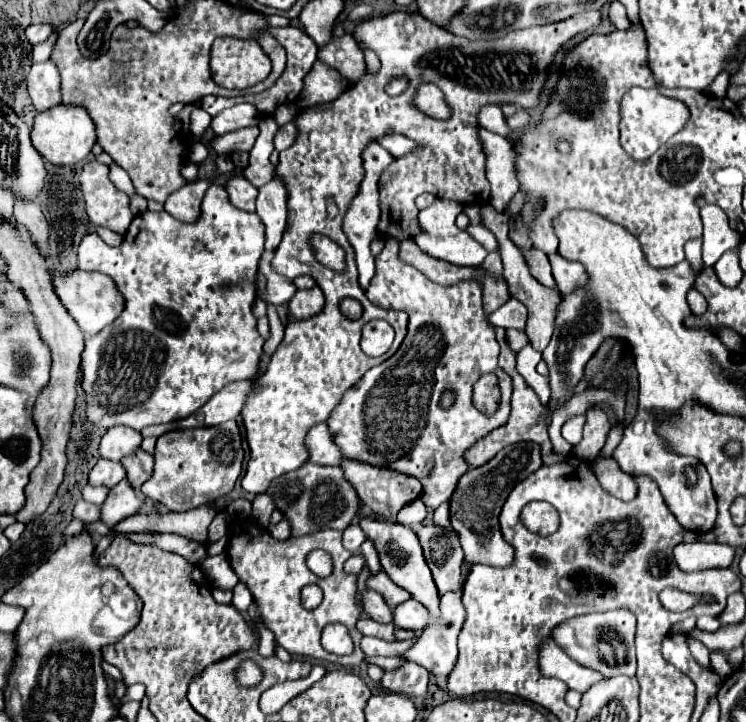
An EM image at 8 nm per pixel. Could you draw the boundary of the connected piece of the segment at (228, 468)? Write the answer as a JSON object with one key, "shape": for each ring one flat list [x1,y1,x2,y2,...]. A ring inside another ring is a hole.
{"shape":[[235,420,223,422,221,426,167,432,157,438,153,452,155,470,153,476,141,486,141,492,173,512,183,512,205,502,213,502,233,490,239,472,243,470,245,450,241,442,241,432]]}

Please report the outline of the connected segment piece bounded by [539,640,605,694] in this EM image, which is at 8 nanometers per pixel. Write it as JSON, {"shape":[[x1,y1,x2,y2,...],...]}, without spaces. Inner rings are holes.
{"shape":[[547,640,541,650,539,650,539,666,541,674,561,678,563,682,569,684,571,690,577,690,585,694,593,684,605,680,601,674,597,674,591,668,585,668,571,660,553,640]]}

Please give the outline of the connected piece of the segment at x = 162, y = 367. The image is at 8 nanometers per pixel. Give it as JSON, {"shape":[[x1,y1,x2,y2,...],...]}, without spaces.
{"shape":[[211,184,207,188,203,204,201,204,201,216,193,224,177,222,165,210,163,212,145,210,143,214,137,214,133,218,127,234,123,236,121,246,105,244,95,232,91,232,91,234,87,234,83,238,83,242,79,246,79,252,77,252,79,254,79,268,87,270,87,272,103,272,103,274,111,276,115,280,117,288,121,290,121,294,125,296,125,310,119,314,119,318,109,328,103,328,95,336,91,336,85,342,85,350,83,350,87,414,89,414,89,418,93,422,97,422,97,426,111,428,111,426,123,424,123,426,131,426,135,430,141,430,143,426,181,420,181,418,187,418,189,414,193,414,195,410,199,410,223,386,227,386,231,382,237,382,237,380,255,380,259,376,259,362,261,362,263,342,265,340,257,332,257,318,253,314,253,304,255,304,255,298,257,298,255,280,257,280,259,258,263,254,263,244,265,244,265,226,261,224,261,218,257,214,245,212,245,210,237,210,229,202,229,196,225,194,225,188,217,186,217,184]]}

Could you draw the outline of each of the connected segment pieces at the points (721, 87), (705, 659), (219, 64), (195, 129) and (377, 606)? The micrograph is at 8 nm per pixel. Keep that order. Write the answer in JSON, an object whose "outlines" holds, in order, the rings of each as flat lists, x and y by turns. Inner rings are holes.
{"outlines":[[[723,72,721,76,717,76,717,78,713,80,713,84,705,90,705,94,723,100,723,98,725,98,725,92,727,92,727,82,729,82,729,76]],[[687,640,689,642,689,650,691,650,691,654,693,654,693,658,703,666,703,668,711,668,711,664,709,664,709,650,701,644,701,642,697,642,697,640]],[[225,36,217,38,211,47,210,68,219,86,243,90,269,76,271,60,255,39]],[[195,108,195,110,193,110,189,130,191,130,191,134,195,136,195,140,201,140,201,138,203,138,205,130,209,128,209,122,211,122,211,120,209,120,209,114,207,114,207,112,203,112,201,108]],[[367,590,363,594,363,608,365,608,367,616,373,618,375,622,381,622,381,624,393,622,393,610,385,604,381,594,377,594,375,590]]]}

